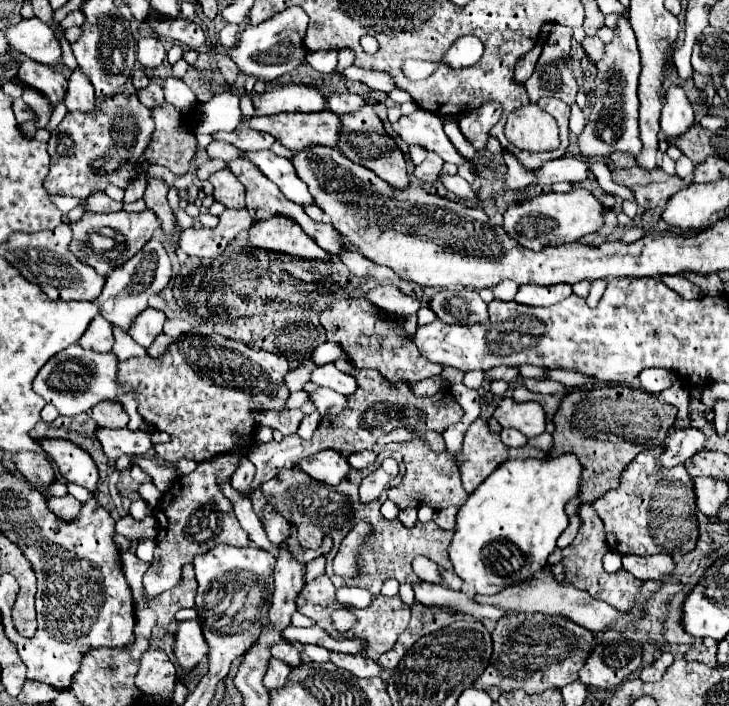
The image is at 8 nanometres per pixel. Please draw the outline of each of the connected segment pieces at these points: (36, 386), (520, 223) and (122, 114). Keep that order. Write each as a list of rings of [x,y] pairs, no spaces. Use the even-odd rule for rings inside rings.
[[[73,344],[53,358],[39,370],[39,374],[33,380],[33,390],[45,398],[45,402],[53,404],[59,414],[63,416],[77,416],[83,412],[89,412],[93,406],[97,406],[103,400],[115,400],[123,406],[123,410],[129,414],[127,428],[137,428],[137,392],[125,388],[117,382],[117,370],[121,360],[113,352],[91,352],[81,348],[79,344]]]
[[[575,188],[567,194],[539,194],[531,196],[521,204],[509,206],[503,214],[503,228],[511,238],[529,250],[541,250],[545,246],[563,246],[571,242],[579,242],[583,236],[597,232],[603,226],[605,206],[585,188]]]
[[[115,94],[113,98],[97,104],[93,114],[67,112],[63,122],[49,138],[51,166],[45,178],[45,190],[51,196],[75,196],[85,200],[89,194],[103,190],[107,184],[127,188],[129,178],[135,174],[149,142],[153,138],[155,122],[151,110],[145,108],[137,94]],[[95,160],[109,160],[103,168],[95,168]]]

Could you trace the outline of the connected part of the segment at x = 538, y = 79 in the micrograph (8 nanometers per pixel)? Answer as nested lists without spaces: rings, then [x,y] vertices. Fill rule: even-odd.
[[[555,24],[551,38],[543,46],[543,54],[535,66],[535,72],[525,82],[531,102],[537,102],[543,96],[555,96],[565,104],[575,102],[579,90],[573,72],[567,68],[565,58],[571,50],[573,30],[569,26]]]

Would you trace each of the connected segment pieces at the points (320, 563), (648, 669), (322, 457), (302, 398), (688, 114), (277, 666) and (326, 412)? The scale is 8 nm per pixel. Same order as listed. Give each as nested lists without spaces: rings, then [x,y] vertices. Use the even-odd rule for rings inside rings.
[[[323,556],[305,564],[305,584],[309,584],[311,580],[315,580],[321,574],[325,574],[325,558]]]
[[[663,652],[653,664],[649,664],[649,666],[645,666],[645,668],[641,670],[639,678],[641,678],[643,682],[657,682],[673,662],[675,662],[675,656],[673,656],[671,652]]]
[[[321,450],[297,464],[301,470],[305,470],[311,478],[325,482],[325,484],[339,484],[351,470],[345,456],[341,456],[337,450]]]
[[[300,390],[289,395],[286,402],[287,409],[300,408],[308,400],[308,393],[305,390]]]
[[[669,86],[661,110],[661,130],[667,138],[683,136],[695,124],[695,112],[681,86]]]
[[[271,658],[269,670],[267,670],[265,678],[263,678],[263,686],[267,690],[281,690],[281,686],[285,686],[285,680],[287,680],[289,672],[291,672],[289,666],[285,666],[281,660]]]
[[[319,388],[317,392],[309,394],[309,398],[315,402],[317,410],[321,416],[331,416],[331,414],[341,414],[347,406],[347,396],[329,390],[329,388]]]

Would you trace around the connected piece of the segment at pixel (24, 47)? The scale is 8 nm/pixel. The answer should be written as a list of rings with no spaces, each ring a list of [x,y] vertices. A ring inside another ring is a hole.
[[[29,18],[17,26],[11,26],[7,32],[7,40],[15,50],[23,52],[31,60],[49,64],[51,68],[59,66],[63,58],[61,42],[55,38],[55,32],[39,18]]]

